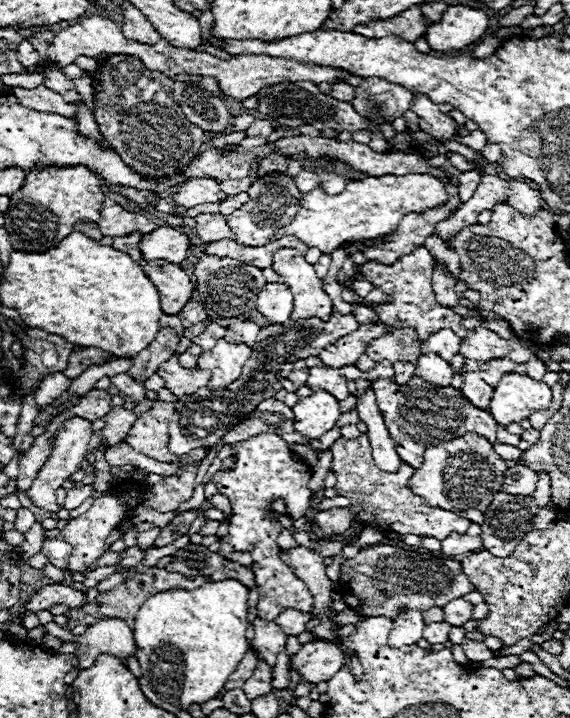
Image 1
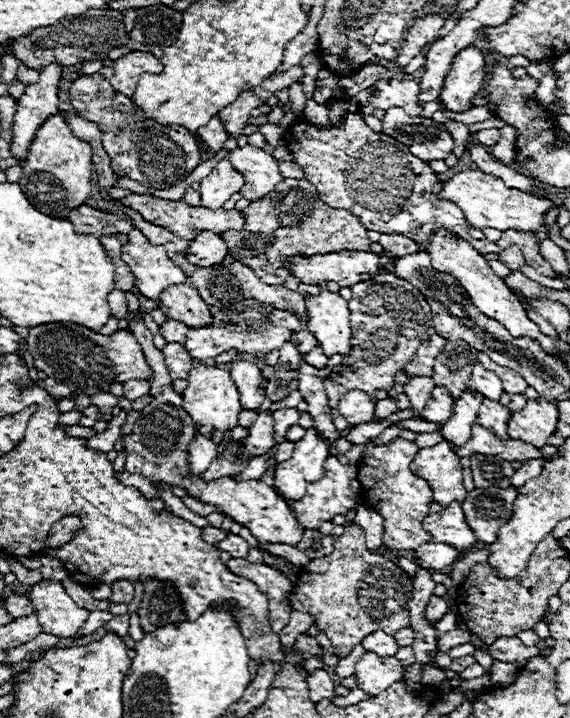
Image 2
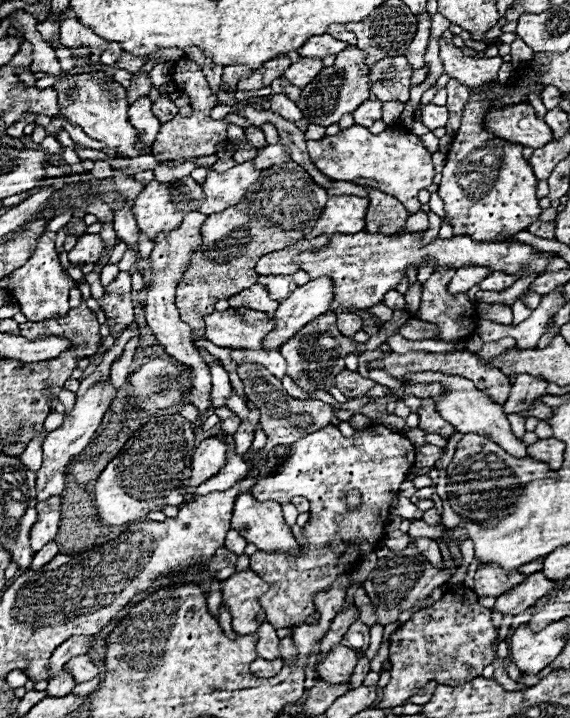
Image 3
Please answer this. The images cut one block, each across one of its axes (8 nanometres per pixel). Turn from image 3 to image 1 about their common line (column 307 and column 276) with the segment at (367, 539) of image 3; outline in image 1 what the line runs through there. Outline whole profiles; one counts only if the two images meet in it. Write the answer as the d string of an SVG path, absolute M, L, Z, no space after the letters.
M260 434L238 442L232 446L232 456L236 458L234 468L226 472L216 472L212 482L218 492L224 494L232 502L232 536L224 536L220 540L220 556L228 556L230 552L250 552L254 558L254 568L258 572L256 586L262 586L258 600L258 618L274 622L278 614L288 608L300 610L304 614L312 614L312 594L306 584L292 574L292 570L280 560L280 548L276 544L276 536L282 530L276 522L268 522L264 514L268 512L266 504L276 498L284 498L288 502L288 516L300 518L306 516L310 506L314 504L314 494L308 488L312 478L312 470L302 462L292 458L292 450L288 444L276 434Z

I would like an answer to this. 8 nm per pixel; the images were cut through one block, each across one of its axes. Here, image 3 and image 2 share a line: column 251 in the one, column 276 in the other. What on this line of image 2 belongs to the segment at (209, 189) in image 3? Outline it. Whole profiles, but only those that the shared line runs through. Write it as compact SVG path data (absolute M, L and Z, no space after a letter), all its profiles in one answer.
M254 146L236 148L228 154L228 160L240 174L244 174L246 188L252 190L252 192L248 190L244 198L260 200L268 192L272 192L272 188L276 188L280 180L284 180L284 176L278 170L278 162L260 148Z

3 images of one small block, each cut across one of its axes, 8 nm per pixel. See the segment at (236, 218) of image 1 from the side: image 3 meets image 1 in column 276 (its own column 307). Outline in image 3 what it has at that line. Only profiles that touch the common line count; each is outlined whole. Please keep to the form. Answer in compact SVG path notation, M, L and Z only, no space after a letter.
M296 162L262 170L260 178L246 190L242 202L226 208L224 212L210 214L202 224L202 246L194 250L176 288L175 304L180 320L194 332L202 334L202 316L210 314L218 300L230 298L256 284L258 274L254 272L254 264L264 254L282 250L296 240L302 240L304 230L310 230L314 220L322 214L326 200L326 190L318 186Z

